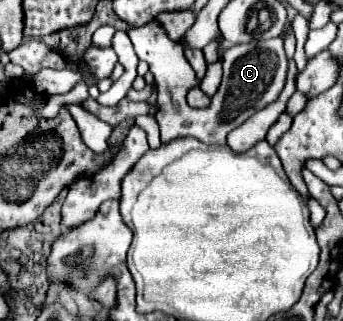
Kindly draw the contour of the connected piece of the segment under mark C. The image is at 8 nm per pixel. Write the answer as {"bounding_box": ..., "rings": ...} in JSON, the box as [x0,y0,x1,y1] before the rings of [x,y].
{"bounding_box":[129,21,289,145],"rings":[[[149,21],[147,25],[131,29],[129,39],[137,57],[149,65],[157,83],[159,113],[155,119],[159,123],[163,143],[179,137],[195,137],[205,145],[225,145],[227,133],[265,105],[273,103],[286,83],[289,59],[283,51],[281,37],[257,41],[255,45],[233,45],[223,51],[223,81],[219,93],[211,97],[211,105],[207,109],[189,109],[185,96],[191,89],[199,87],[199,77],[183,55],[183,47],[163,33],[159,21]]]}

